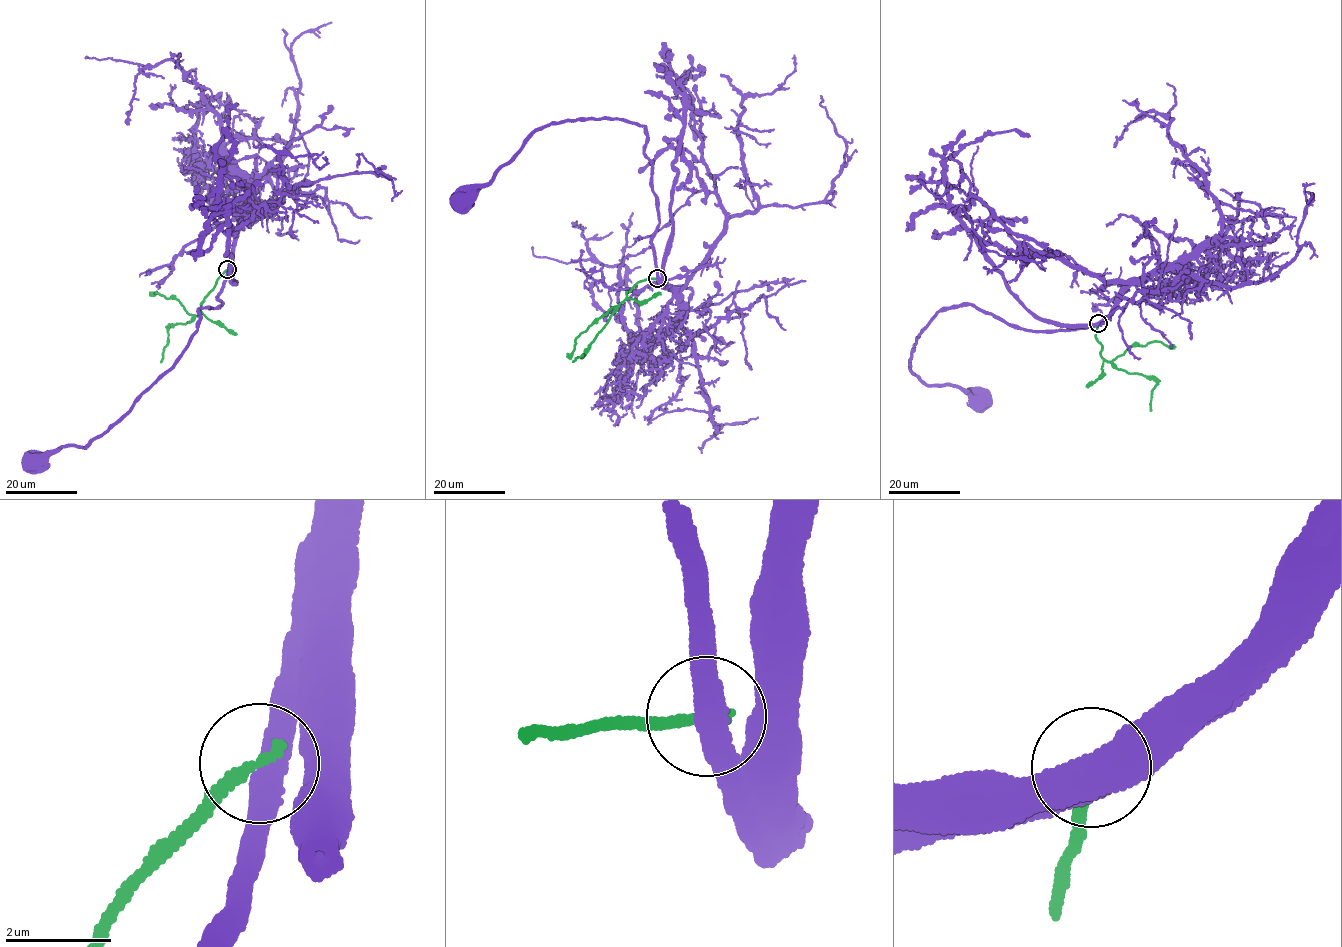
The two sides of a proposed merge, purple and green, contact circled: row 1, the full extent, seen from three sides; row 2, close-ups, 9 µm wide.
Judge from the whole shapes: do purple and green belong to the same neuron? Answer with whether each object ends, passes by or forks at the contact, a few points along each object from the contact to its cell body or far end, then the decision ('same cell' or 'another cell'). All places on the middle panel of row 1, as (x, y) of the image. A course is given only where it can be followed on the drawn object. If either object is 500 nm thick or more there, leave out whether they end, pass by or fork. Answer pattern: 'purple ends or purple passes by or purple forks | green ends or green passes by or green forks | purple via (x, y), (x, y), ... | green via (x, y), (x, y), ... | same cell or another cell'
purple passes by | green ends | purple via (657, 278), (651, 235), (659, 211), (644, 126), (590, 119), (537, 128), (462, 202) | green via (657, 278), (638, 282), (625, 293), (583, 357), (572, 362) | another cell

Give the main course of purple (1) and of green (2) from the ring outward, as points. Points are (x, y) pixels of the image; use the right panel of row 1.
1: (1098, 323), (1022, 330), (970, 305), (944, 307), (919, 334), (912, 374), (982, 398)
2: (1098, 323), (1095, 336), (1102, 345), (1103, 359), (1118, 368), (1157, 382), (1152, 390), (1151, 410)

